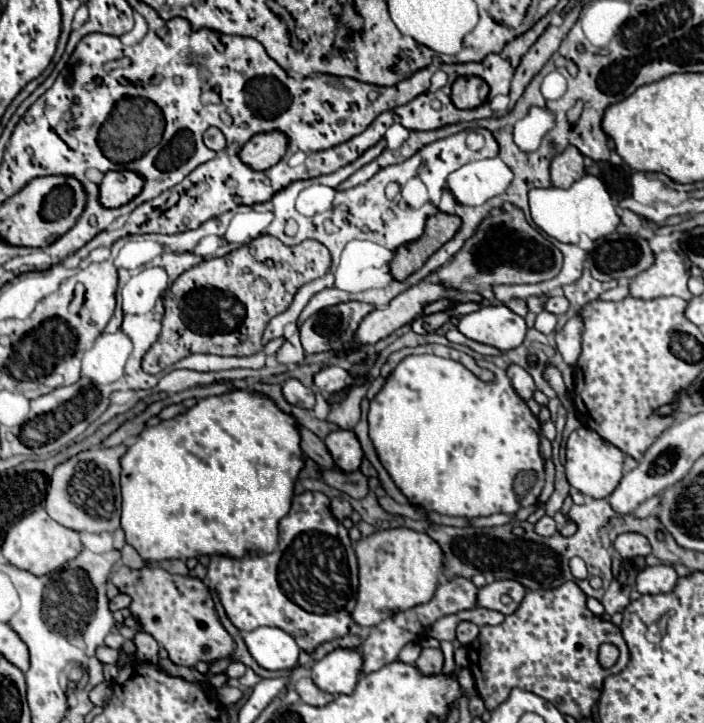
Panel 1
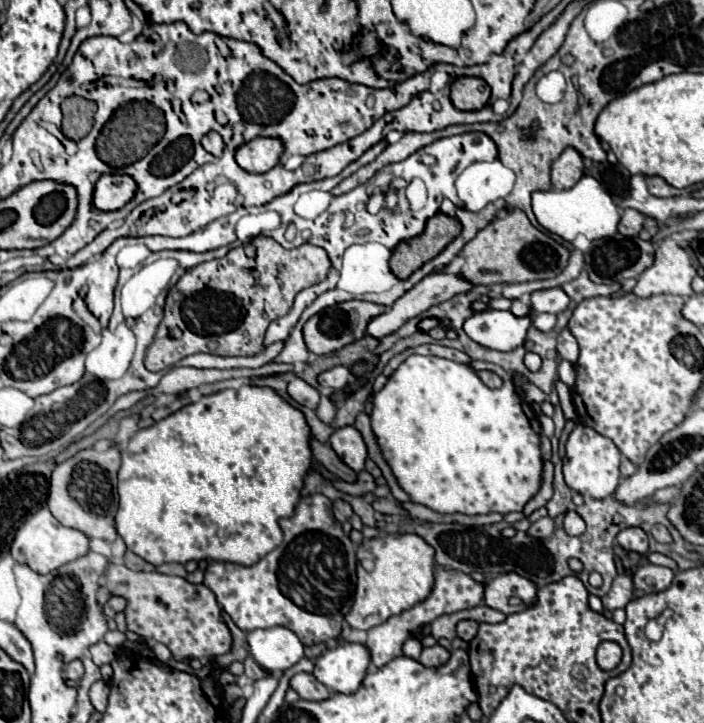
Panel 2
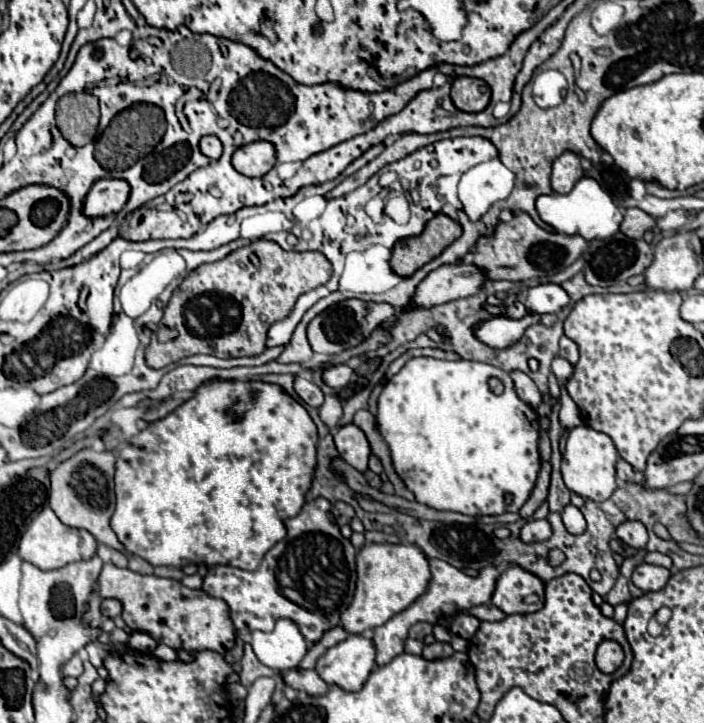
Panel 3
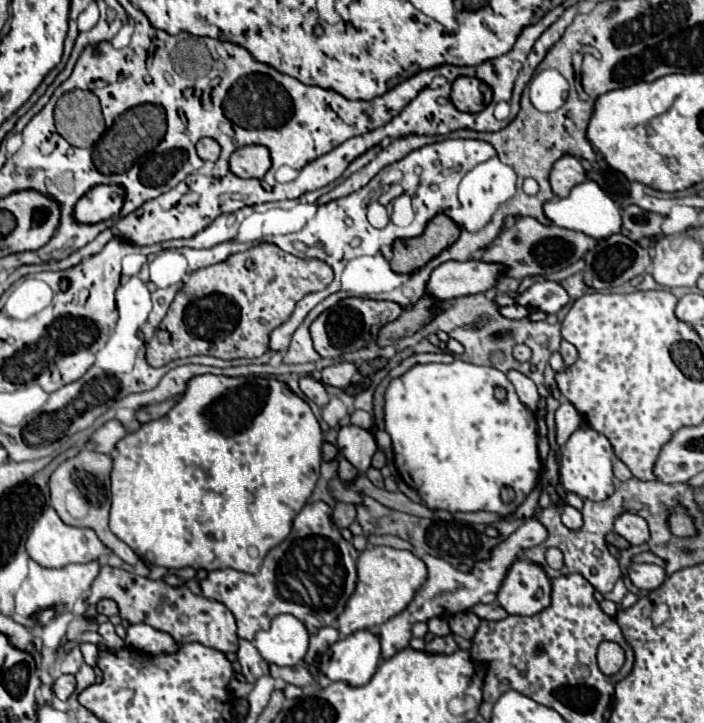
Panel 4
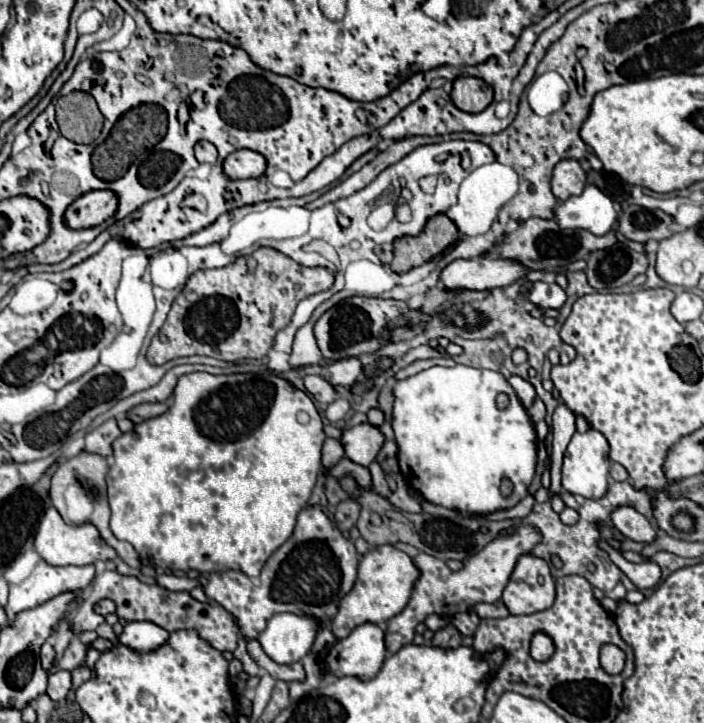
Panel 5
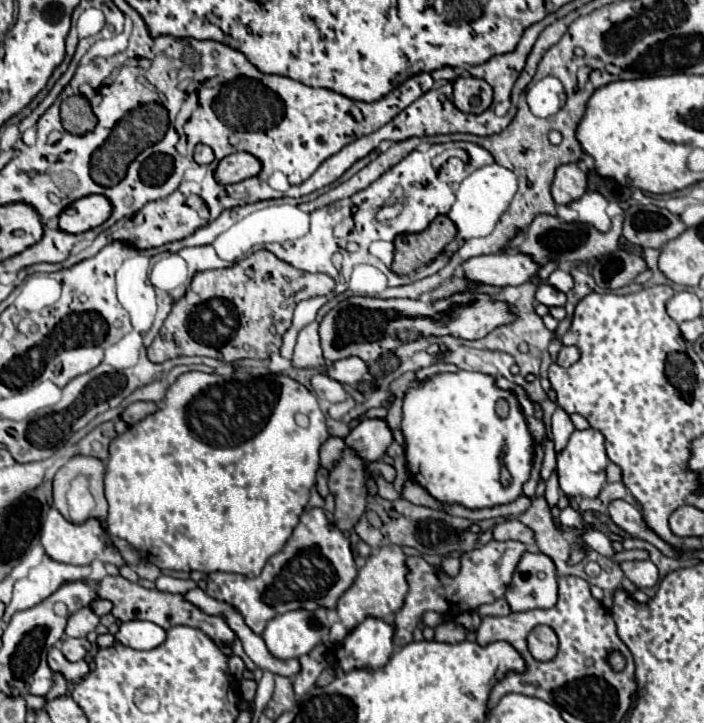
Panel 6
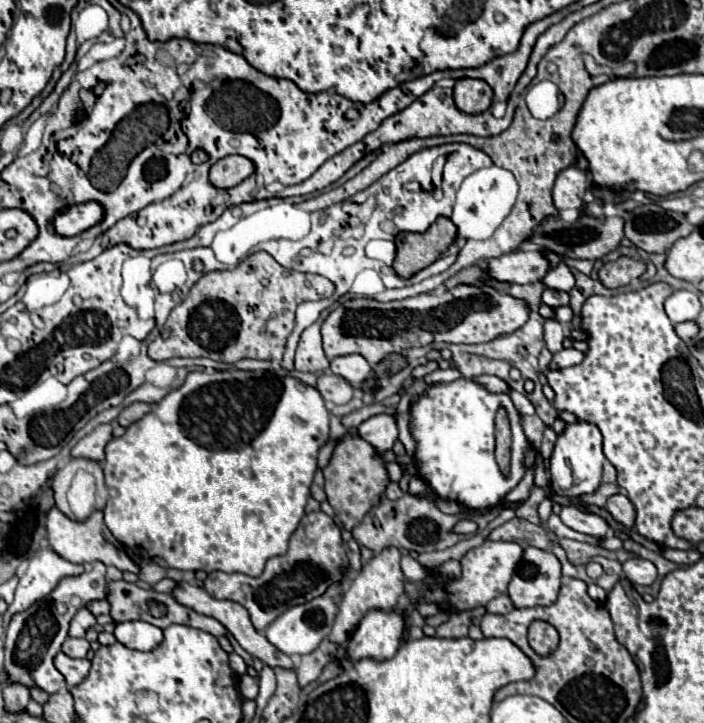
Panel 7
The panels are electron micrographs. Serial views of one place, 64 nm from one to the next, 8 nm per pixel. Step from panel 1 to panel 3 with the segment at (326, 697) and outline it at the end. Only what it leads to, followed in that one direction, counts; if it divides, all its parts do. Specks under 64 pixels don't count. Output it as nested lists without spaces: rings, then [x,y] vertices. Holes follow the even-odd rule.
[[[294,668],[294,670],[284,670],[280,672],[282,680],[296,688],[296,690],[302,690],[302,692],[308,692],[312,696],[318,696],[318,694],[326,694],[328,690],[328,684],[322,682],[322,678],[316,674],[316,670],[302,670],[302,668]]]

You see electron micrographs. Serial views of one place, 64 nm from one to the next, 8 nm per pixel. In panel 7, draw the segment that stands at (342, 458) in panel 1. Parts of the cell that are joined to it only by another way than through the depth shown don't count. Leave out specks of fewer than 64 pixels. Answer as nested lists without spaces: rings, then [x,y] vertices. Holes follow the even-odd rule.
[[[378,414],[368,418],[358,426],[356,432],[366,442],[370,442],[380,454],[384,454],[386,450],[392,450],[394,442],[398,440],[398,424],[396,424],[396,418],[390,414]]]

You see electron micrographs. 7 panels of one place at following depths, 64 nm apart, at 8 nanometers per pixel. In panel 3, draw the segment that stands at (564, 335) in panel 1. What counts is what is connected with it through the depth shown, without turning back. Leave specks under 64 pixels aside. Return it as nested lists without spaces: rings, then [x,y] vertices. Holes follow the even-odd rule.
[[[566,336],[560,338],[560,356],[566,358],[570,364],[578,362],[578,346],[570,338],[566,338]]]

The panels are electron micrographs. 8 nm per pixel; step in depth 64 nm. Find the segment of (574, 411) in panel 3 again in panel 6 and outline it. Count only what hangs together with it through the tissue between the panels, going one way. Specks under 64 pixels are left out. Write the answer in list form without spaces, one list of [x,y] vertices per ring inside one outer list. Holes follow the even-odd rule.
[[[556,408],[554,416],[552,416],[552,438],[556,444],[556,452],[566,446],[572,430],[574,430],[574,426],[570,422],[570,416],[562,408]],[[552,472],[552,476],[546,480],[546,504],[550,508],[554,508],[558,504],[558,498],[560,498],[560,488],[558,488],[558,476],[556,472]]]

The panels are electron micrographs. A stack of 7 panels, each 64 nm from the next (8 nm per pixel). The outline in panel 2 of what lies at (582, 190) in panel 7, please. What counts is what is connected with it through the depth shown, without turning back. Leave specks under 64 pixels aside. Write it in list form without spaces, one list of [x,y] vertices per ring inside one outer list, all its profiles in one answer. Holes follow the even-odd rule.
[[[566,148],[551,166],[550,180],[554,190],[568,190],[584,176],[582,156],[574,148]]]

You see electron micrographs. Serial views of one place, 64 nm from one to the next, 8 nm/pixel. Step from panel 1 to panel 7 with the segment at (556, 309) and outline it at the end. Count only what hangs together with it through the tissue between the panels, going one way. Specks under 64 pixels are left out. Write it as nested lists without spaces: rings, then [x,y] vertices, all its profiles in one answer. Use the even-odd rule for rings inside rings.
[[[546,290],[542,294],[542,302],[548,304],[550,308],[558,308],[558,306],[566,306],[570,302],[570,294],[568,292],[562,292],[562,290]]]

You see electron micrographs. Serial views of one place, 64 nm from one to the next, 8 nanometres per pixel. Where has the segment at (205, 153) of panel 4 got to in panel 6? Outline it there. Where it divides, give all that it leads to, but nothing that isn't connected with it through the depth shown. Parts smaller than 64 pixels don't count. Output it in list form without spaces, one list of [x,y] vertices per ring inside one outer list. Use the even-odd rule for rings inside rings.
[[[198,144],[195,147],[193,157],[200,165],[206,165],[208,162],[212,162],[212,160],[214,160],[214,154],[212,154],[212,150],[210,150],[210,148],[206,148],[206,145],[204,144]]]

